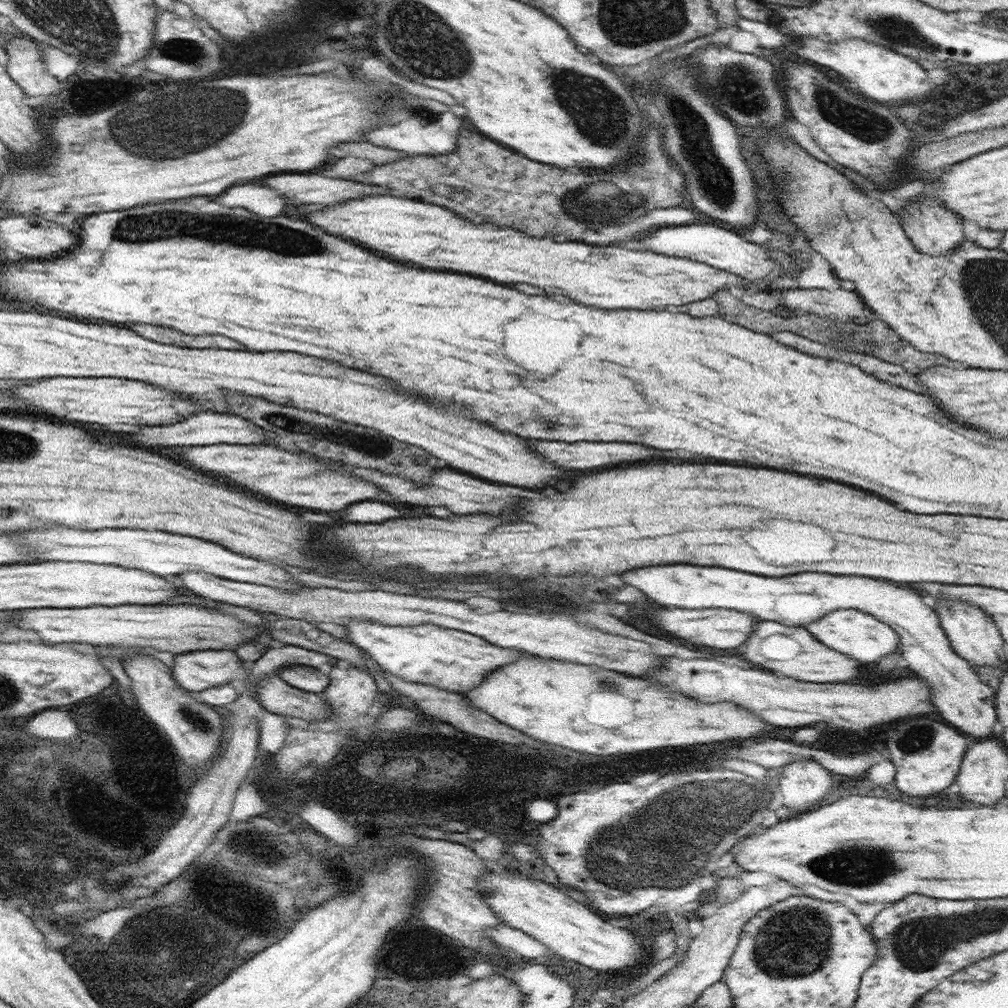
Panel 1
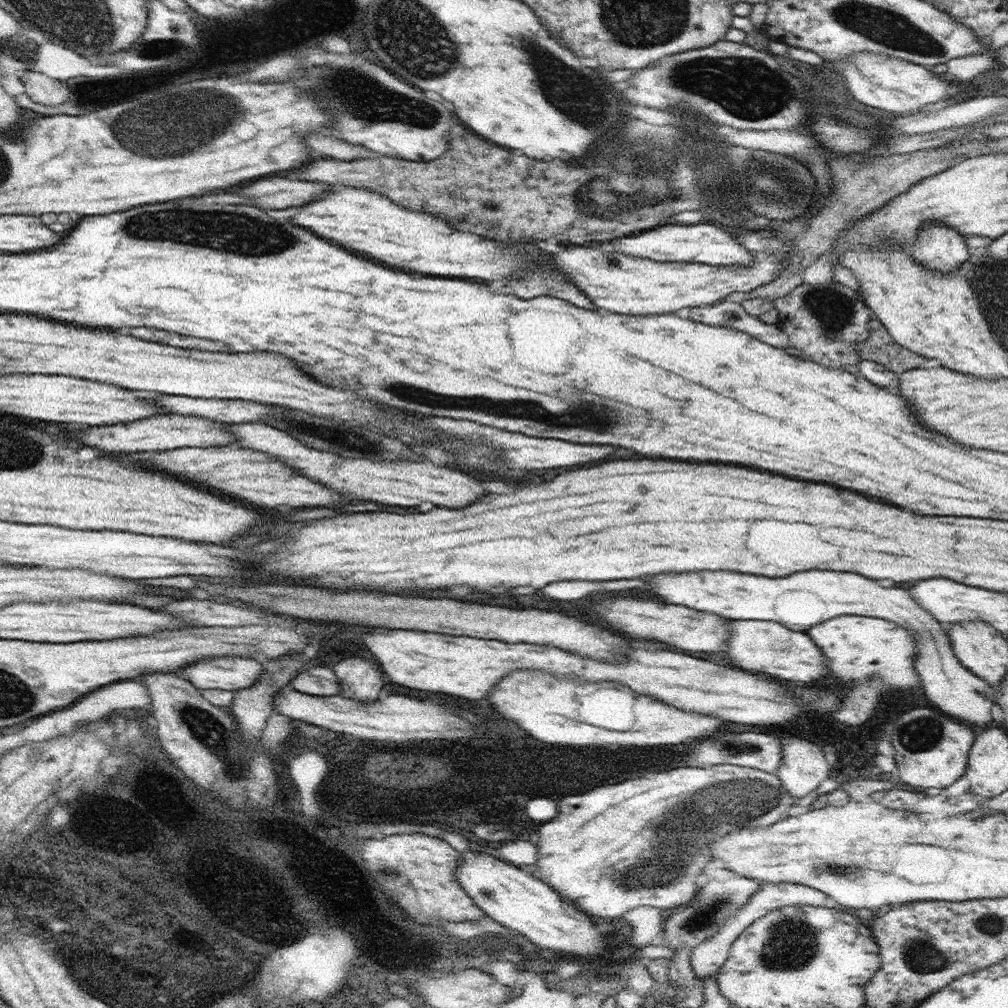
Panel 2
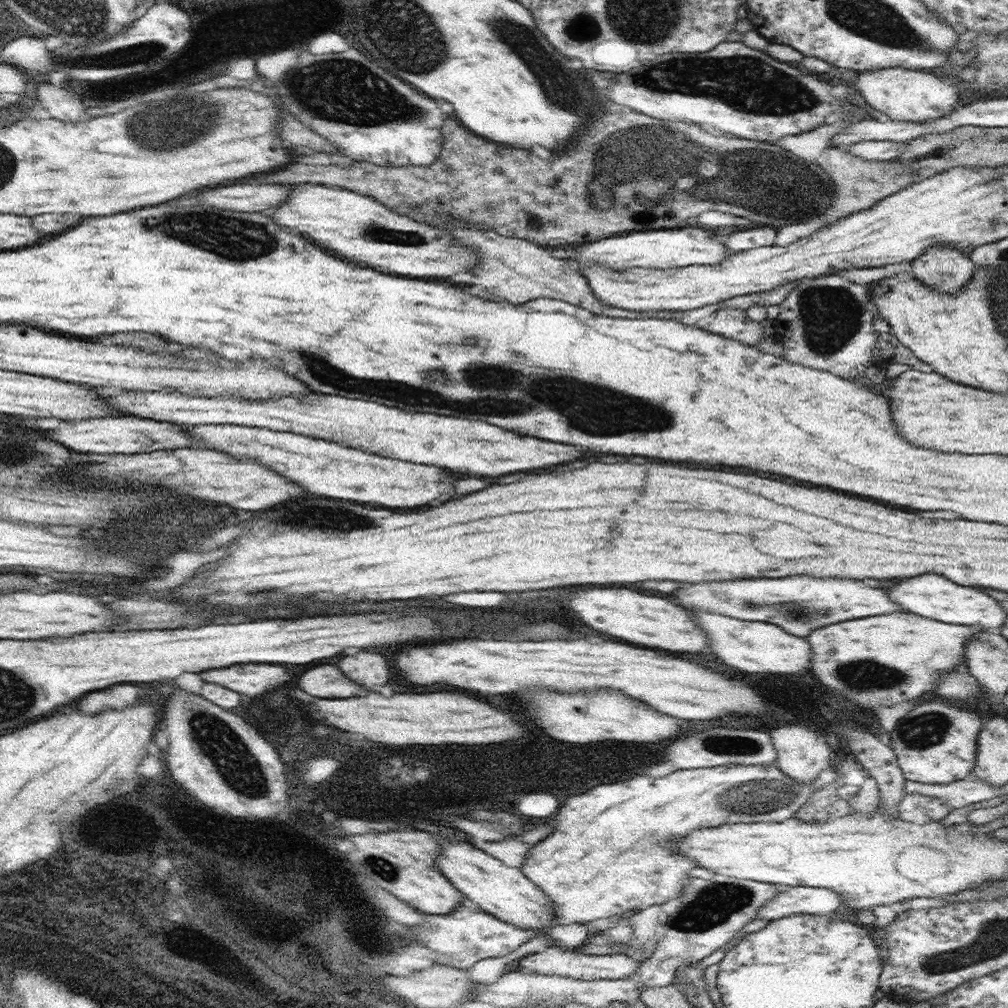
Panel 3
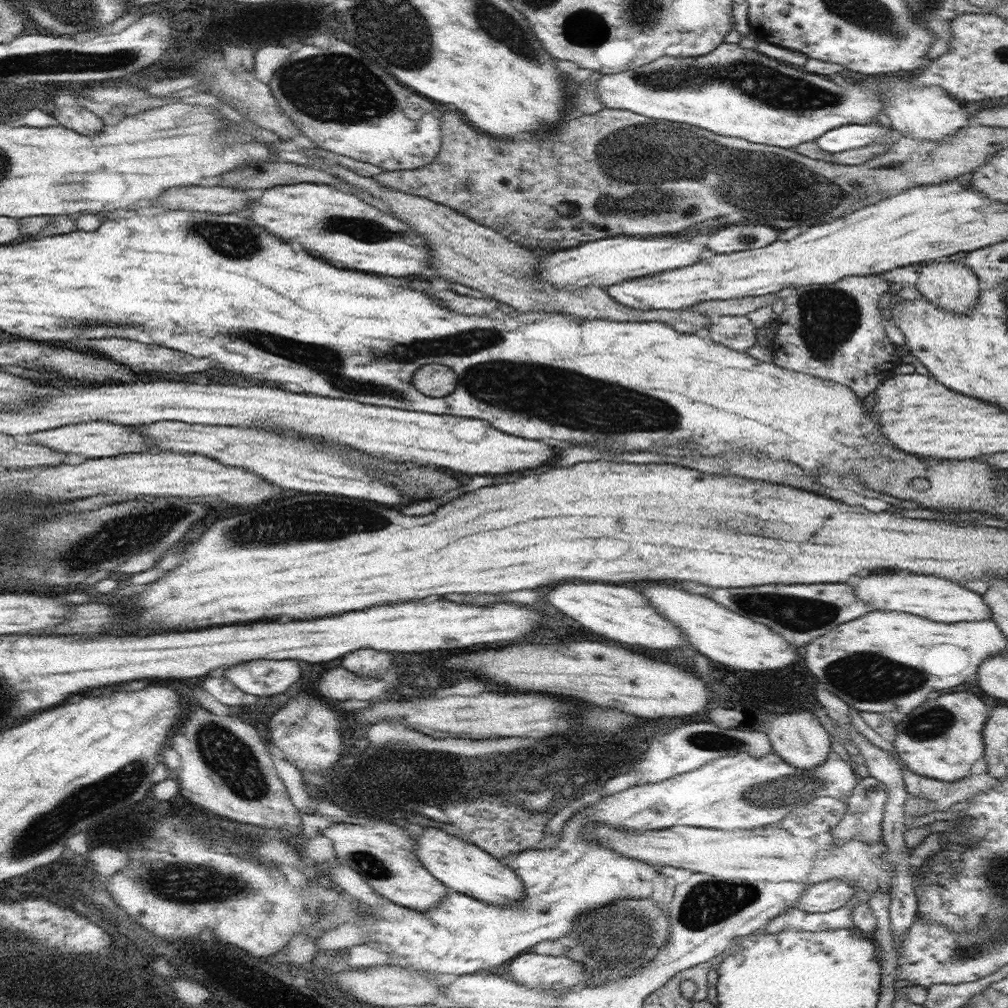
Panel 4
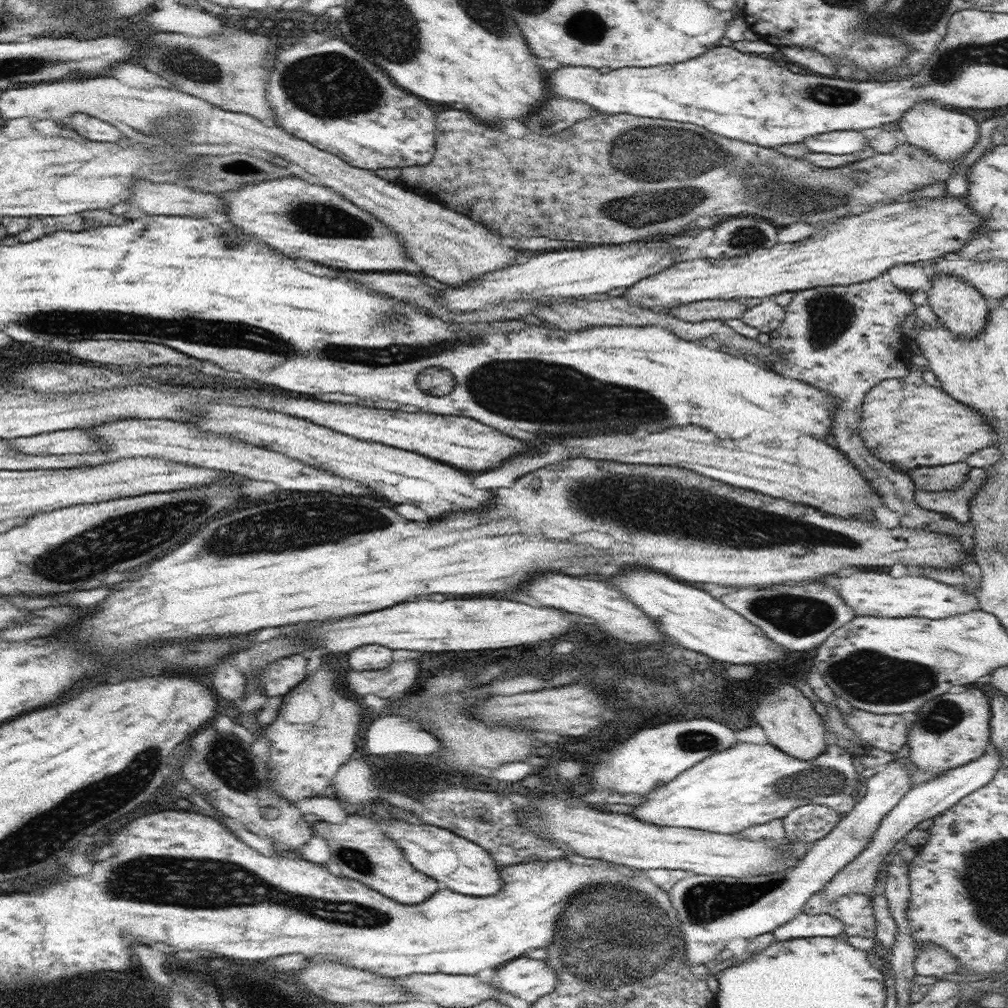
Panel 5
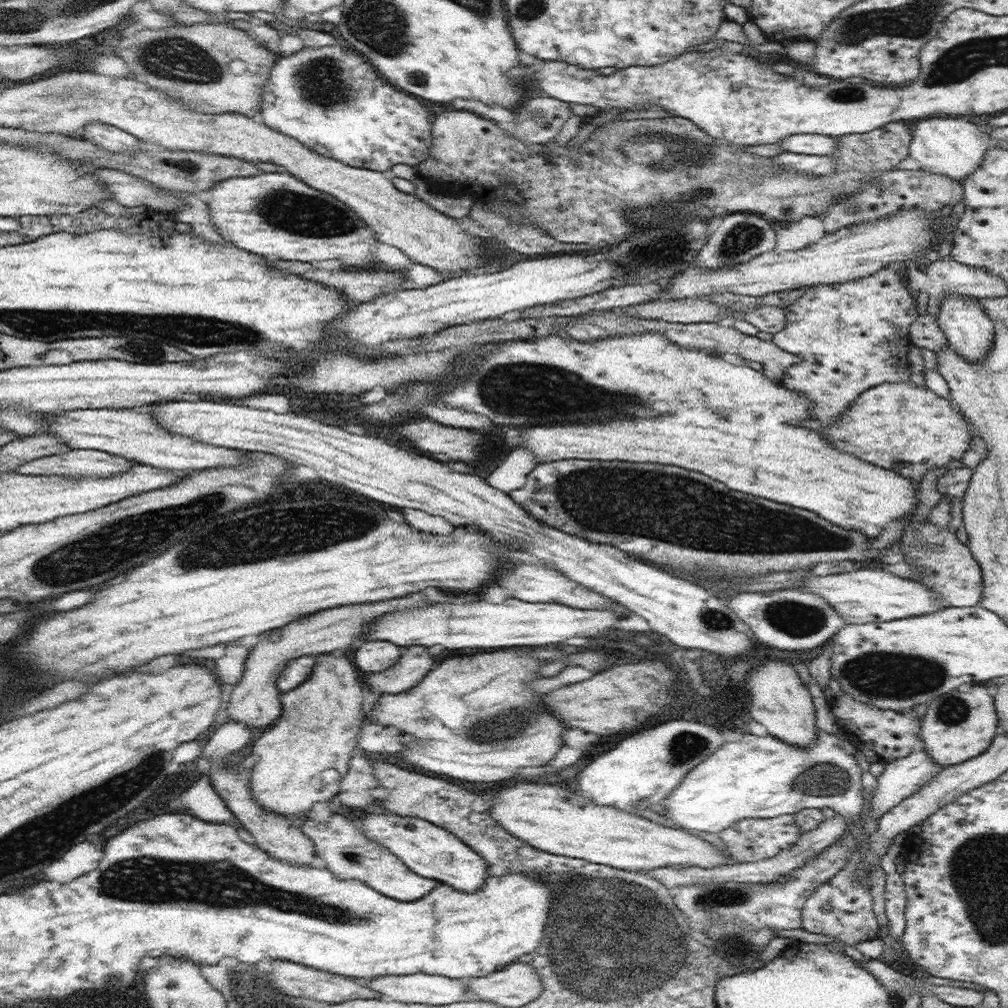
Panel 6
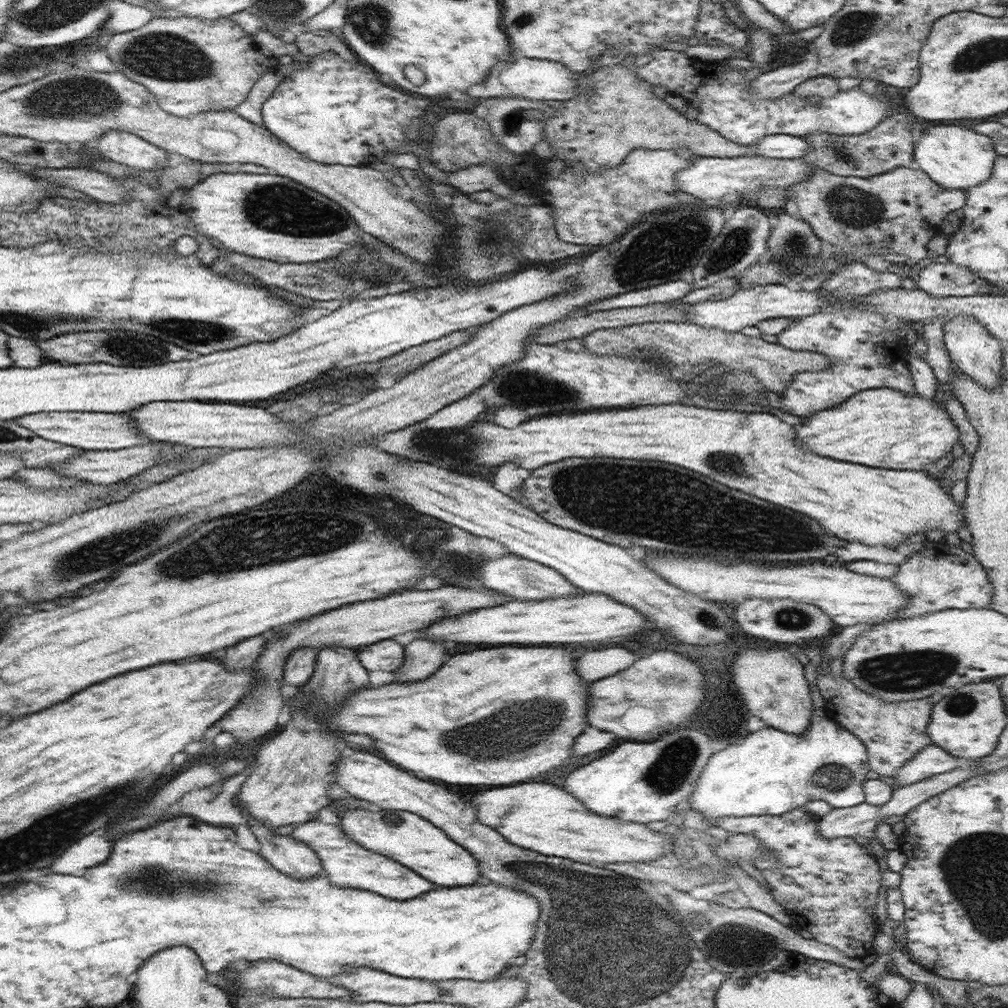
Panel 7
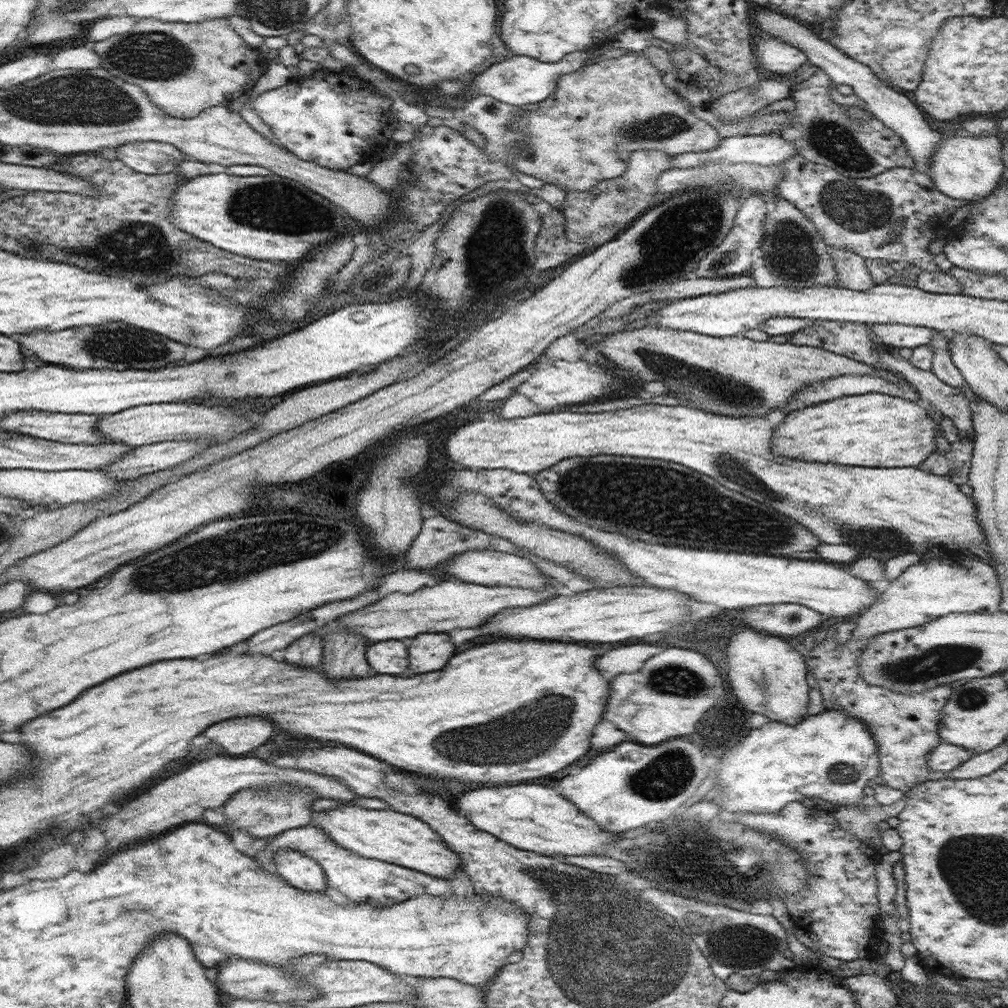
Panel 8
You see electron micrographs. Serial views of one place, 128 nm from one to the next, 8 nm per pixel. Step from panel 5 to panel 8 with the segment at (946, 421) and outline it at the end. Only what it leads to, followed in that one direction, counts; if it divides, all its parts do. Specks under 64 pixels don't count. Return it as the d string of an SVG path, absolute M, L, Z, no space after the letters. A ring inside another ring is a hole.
M868 392L816 403L788 414L774 432L774 454L808 462L882 468L917 467L936 447L936 423L920 404Z

